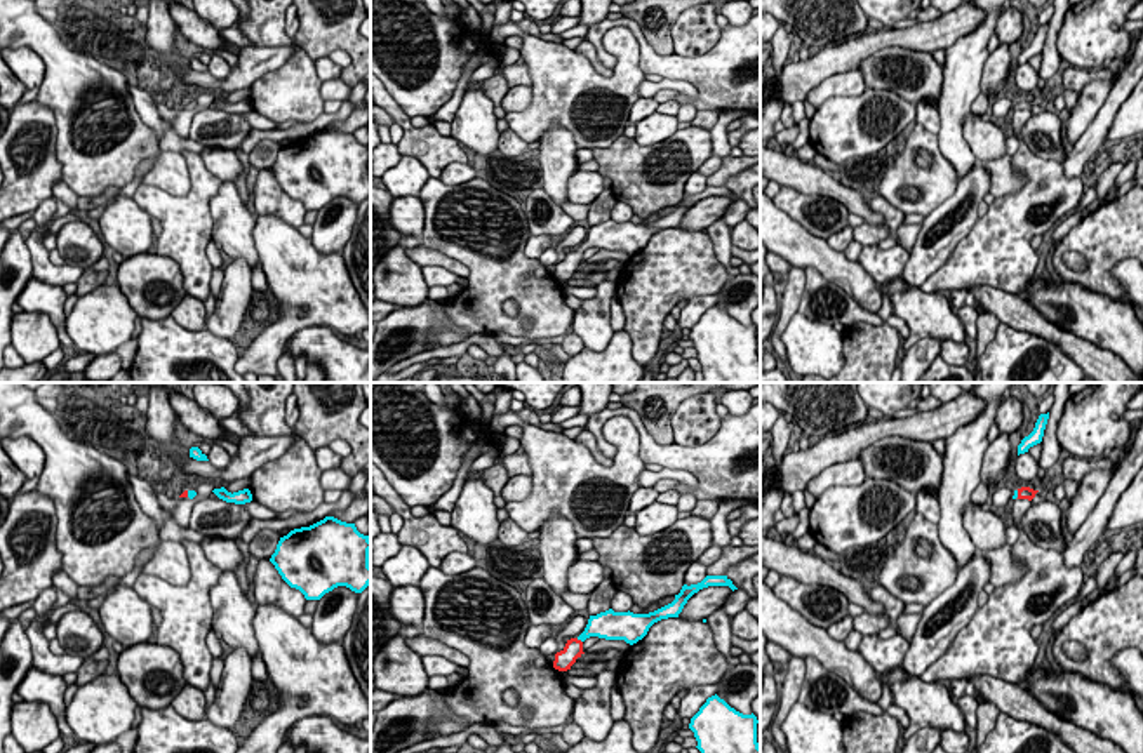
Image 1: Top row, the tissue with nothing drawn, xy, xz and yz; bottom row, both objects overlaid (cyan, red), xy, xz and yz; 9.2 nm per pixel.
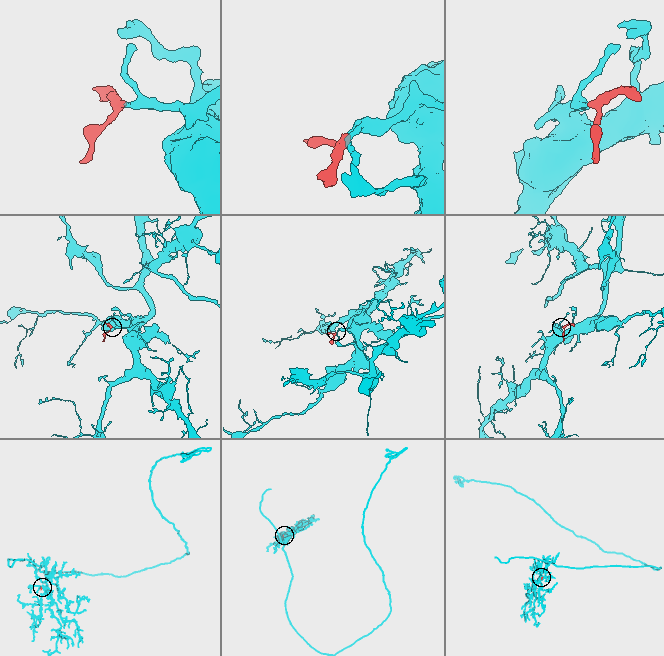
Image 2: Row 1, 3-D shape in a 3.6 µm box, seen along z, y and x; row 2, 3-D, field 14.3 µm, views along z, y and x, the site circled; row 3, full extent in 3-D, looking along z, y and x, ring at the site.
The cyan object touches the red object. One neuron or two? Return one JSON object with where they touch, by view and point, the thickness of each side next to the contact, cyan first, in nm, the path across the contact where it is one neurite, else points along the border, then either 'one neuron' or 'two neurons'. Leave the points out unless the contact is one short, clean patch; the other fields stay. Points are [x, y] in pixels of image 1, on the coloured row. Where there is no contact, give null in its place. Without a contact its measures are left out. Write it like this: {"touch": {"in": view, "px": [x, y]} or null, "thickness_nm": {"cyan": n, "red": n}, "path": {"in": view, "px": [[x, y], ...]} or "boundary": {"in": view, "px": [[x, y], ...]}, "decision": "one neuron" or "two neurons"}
{"touch": {"in": "xz", "px": [580, 639]}, "thickness_nm": {"cyan": 240, "red": 180}, "path": {"in": "xz", "px": [[602, 625], [580, 639], [564, 659]]}, "decision": "one neuron"}

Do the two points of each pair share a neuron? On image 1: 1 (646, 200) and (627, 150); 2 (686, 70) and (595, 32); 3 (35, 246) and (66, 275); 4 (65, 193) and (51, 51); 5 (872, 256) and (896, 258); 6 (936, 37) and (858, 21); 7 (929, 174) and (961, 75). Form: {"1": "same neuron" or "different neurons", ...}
{"1": "same neuron", "2": "same neuron", "3": "same neuron", "4": "different neurons", "5": "same neuron", "6": "different neurons", "7": "different neurons"}

